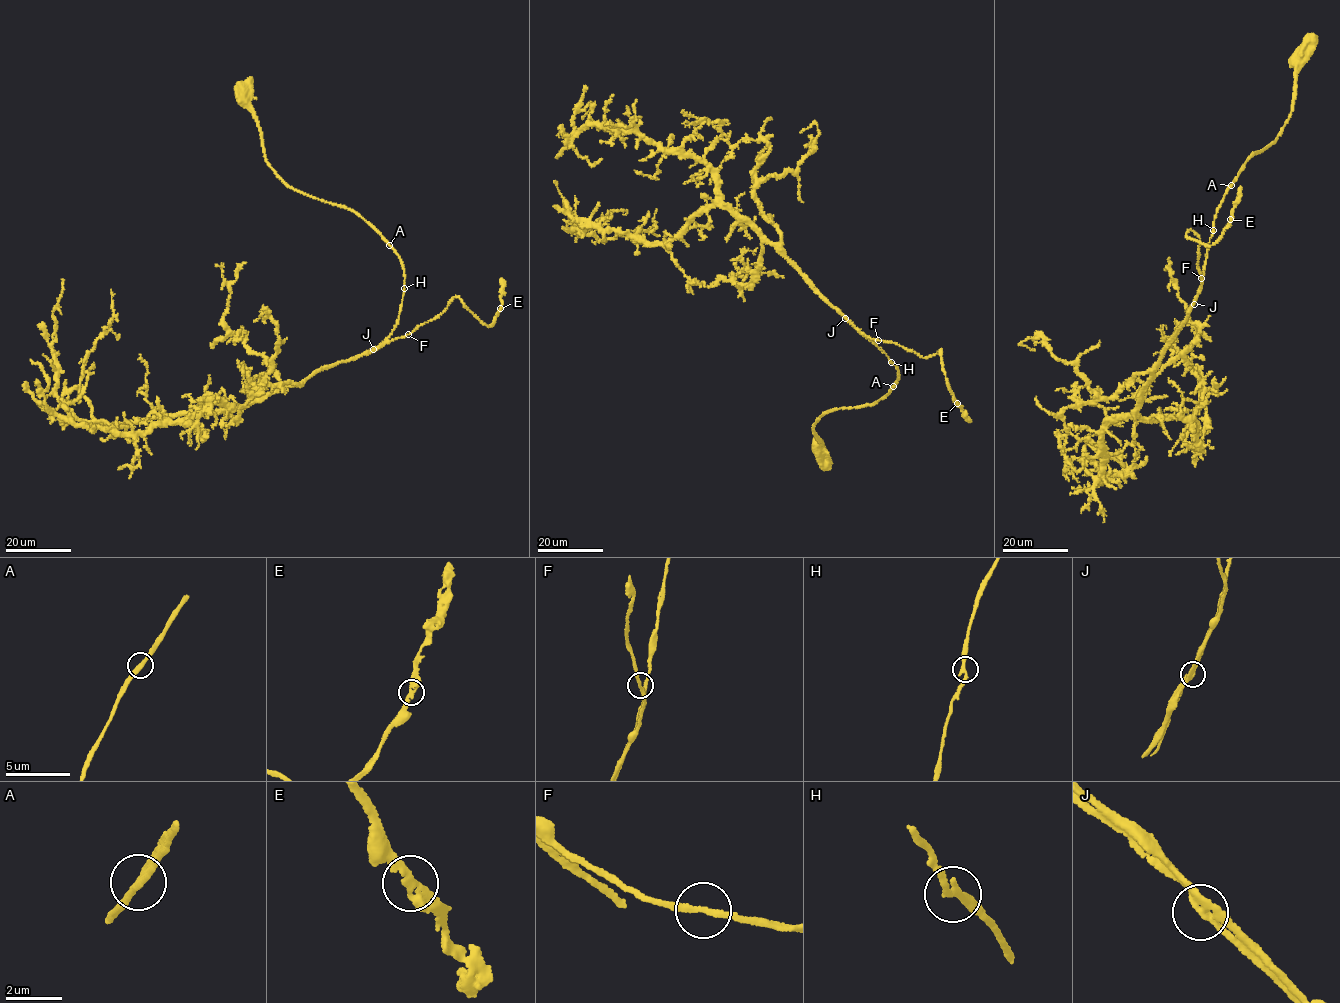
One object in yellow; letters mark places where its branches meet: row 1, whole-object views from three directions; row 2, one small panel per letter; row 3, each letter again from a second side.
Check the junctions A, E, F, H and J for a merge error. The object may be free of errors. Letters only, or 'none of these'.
none of these

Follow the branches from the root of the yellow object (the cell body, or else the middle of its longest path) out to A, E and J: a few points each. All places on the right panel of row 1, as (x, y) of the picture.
A: (1300, 53), (1296, 53), (1298, 68), (1290, 117), (1273, 142), (1252, 152), (1231, 185)
E: (1300, 53), (1290, 117), (1219, 204), (1199, 290), (1200, 240), (1187, 233), (1211, 245), (1230, 219)
J: (1300, 53), (1296, 53), (1298, 68), (1290, 117), (1273, 142), (1249, 156), (1219, 204), (1202, 283), (1193, 304)

